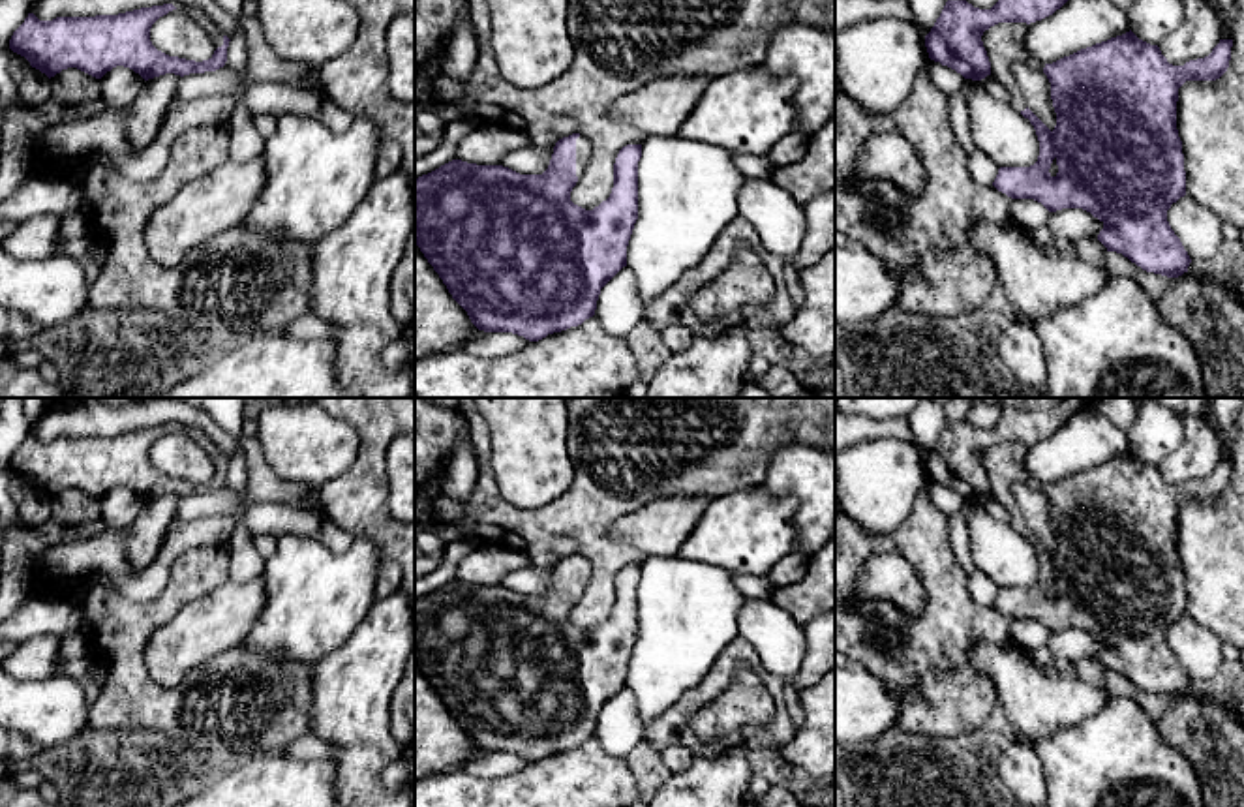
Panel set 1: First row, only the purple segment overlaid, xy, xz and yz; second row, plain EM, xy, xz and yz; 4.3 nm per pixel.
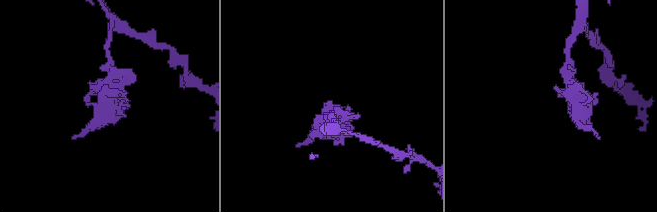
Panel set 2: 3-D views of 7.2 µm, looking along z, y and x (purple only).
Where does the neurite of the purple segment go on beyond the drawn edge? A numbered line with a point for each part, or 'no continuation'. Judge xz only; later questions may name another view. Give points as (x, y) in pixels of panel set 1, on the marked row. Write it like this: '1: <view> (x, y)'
1: xz (584, 149)

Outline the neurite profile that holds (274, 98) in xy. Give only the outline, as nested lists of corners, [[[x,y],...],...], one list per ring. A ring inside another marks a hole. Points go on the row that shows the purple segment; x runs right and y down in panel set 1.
[[[251,83],[244,92],[244,105],[250,114],[274,114],[283,113],[306,114],[317,118],[332,131],[345,131],[355,114],[336,107],[319,86],[302,86],[291,83]]]

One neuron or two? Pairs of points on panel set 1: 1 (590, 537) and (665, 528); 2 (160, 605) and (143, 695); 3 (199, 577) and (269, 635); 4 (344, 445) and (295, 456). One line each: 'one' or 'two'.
1: two
2: one
3: two
4: one

